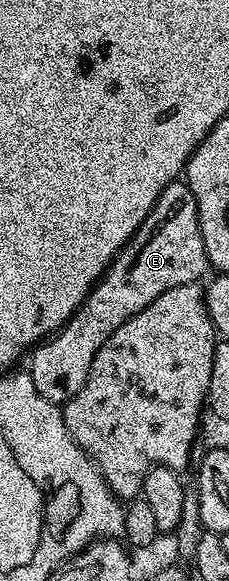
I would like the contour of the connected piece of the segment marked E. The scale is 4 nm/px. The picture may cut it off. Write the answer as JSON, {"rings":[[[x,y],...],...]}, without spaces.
{"rings":[[[181,179],[173,180],[162,191],[134,237],[119,250],[118,257],[72,314],[70,321],[29,353],[28,371],[36,390],[40,390],[48,402],[65,405],[77,394],[80,386],[84,386],[100,346],[104,346],[104,342],[108,342],[108,338],[112,338],[112,334],[116,334],[128,318],[140,314],[144,306],[156,302],[164,290],[201,281],[205,272],[208,272],[208,261],[204,238],[200,234],[196,198]]]}

